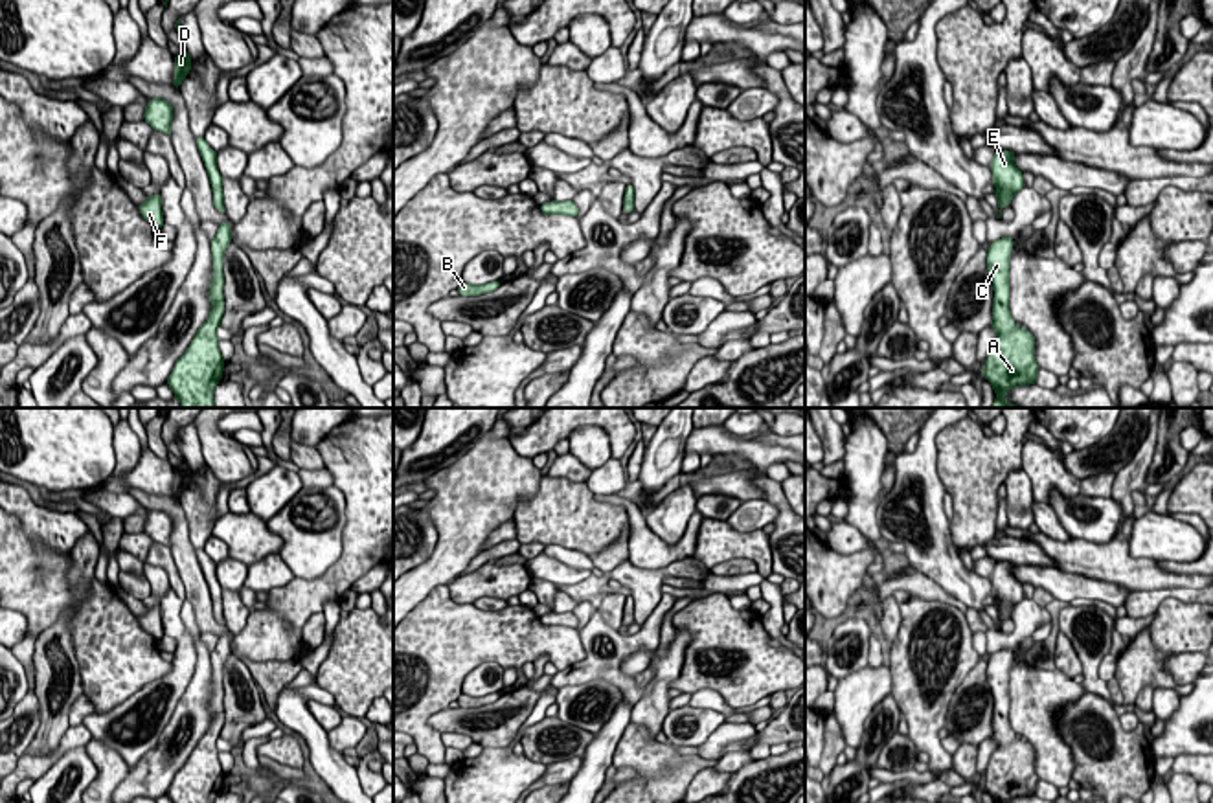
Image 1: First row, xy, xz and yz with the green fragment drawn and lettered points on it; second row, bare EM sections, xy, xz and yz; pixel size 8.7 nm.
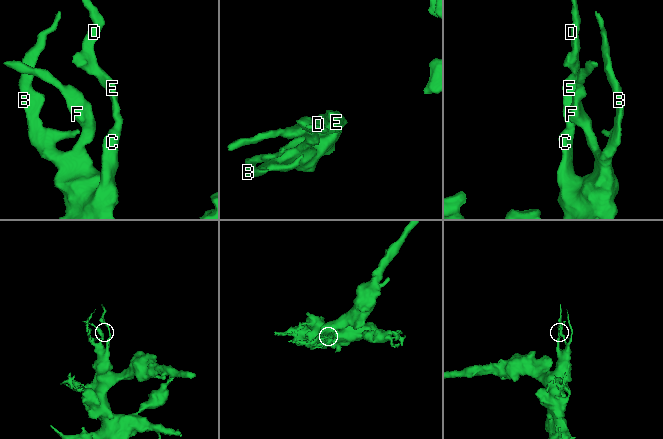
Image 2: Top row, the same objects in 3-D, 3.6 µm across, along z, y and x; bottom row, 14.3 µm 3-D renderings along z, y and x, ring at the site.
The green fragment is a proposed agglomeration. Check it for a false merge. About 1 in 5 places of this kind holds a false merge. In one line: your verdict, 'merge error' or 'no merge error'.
no merge error

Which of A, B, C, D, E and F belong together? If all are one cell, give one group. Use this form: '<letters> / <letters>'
A B C D E F

